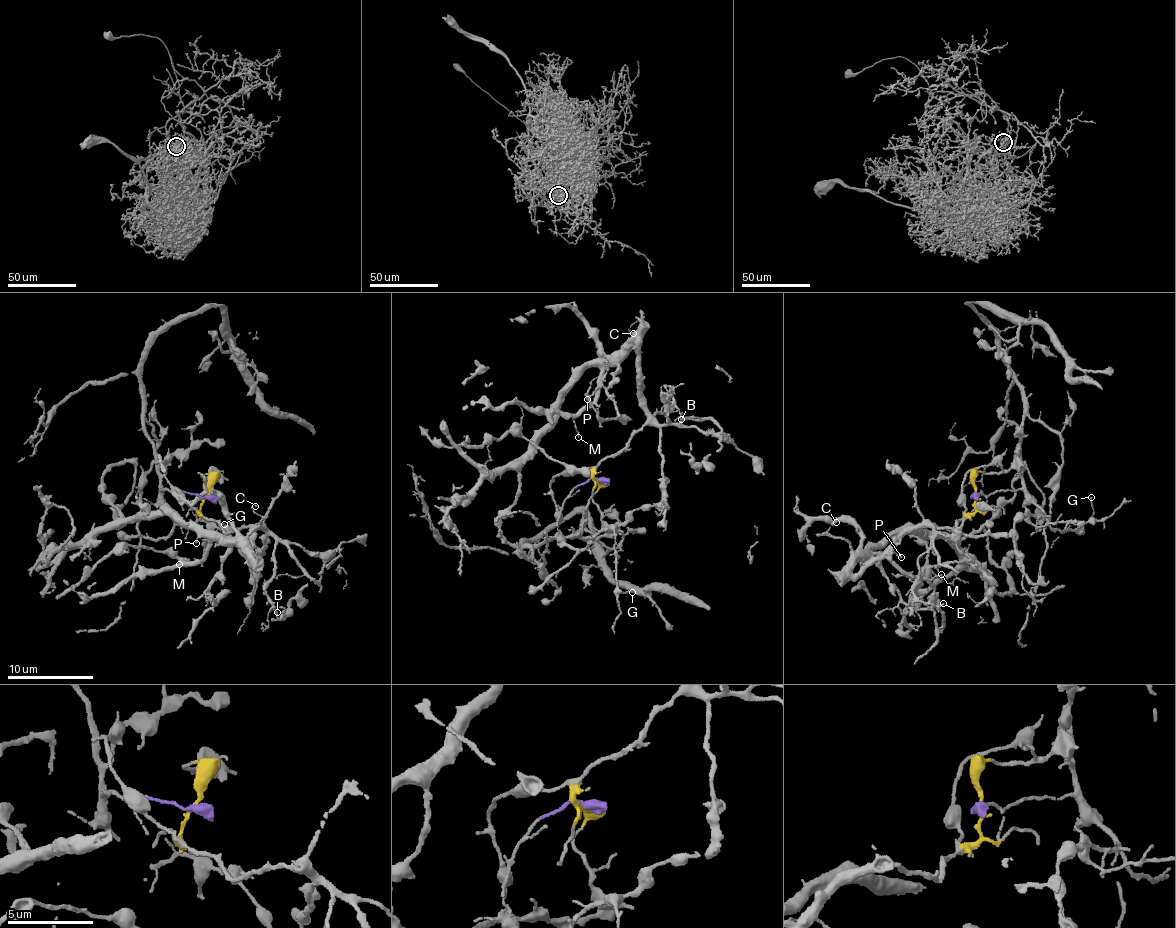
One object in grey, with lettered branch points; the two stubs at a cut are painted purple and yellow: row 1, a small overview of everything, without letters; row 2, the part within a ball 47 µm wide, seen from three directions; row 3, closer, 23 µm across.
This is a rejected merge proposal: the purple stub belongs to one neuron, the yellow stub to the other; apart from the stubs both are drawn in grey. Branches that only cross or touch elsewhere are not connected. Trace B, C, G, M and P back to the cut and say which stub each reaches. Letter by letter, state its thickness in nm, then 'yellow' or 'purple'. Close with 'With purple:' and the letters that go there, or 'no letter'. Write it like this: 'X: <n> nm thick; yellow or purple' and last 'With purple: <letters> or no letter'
B: 160 nm thick; yellow
C: 120 nm thick; yellow
G: 110 nm thick; purple
M: 90 nm thick; yellow
P: 140 nm thick; yellow
With purple: G

